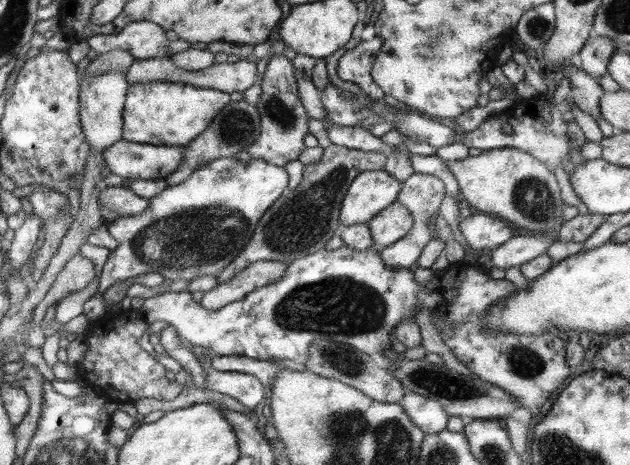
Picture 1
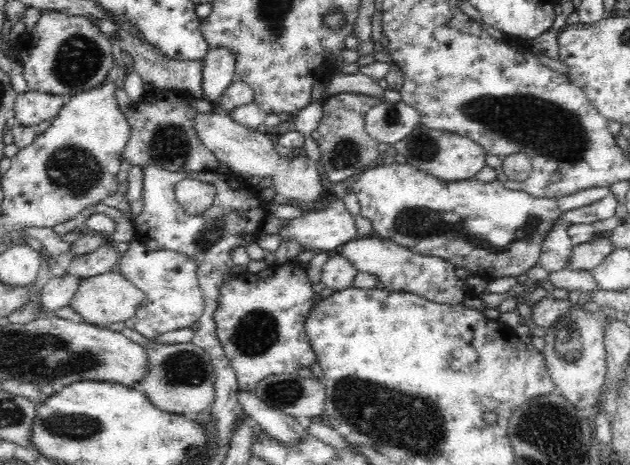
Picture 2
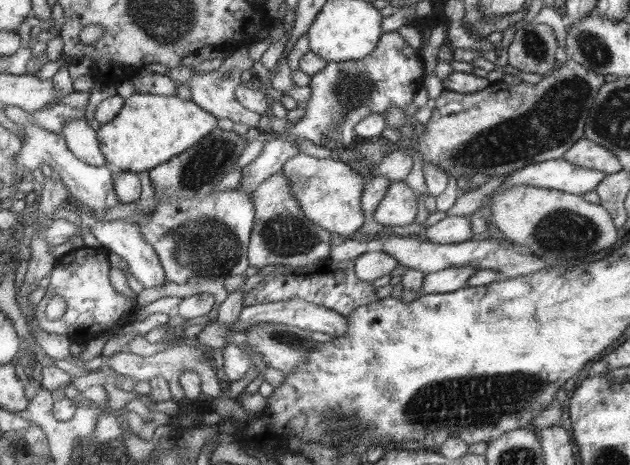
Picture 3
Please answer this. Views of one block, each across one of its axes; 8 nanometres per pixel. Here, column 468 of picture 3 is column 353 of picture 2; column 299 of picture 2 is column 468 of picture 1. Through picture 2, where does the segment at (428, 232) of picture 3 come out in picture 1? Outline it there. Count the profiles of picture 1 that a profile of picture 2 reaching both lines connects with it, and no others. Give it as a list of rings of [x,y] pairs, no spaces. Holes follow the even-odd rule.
[[[475,211],[472,216],[463,219],[460,231],[472,249],[483,253],[484,248],[489,251],[498,249],[516,233],[498,217]]]

